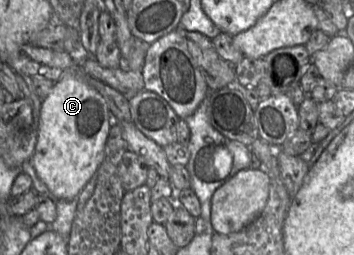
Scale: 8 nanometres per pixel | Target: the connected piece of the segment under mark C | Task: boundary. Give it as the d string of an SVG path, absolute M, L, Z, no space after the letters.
M64 73L42 100L38 139L31 163L39 178L57 198L73 200L99 168L112 117L105 98L81 77Z

